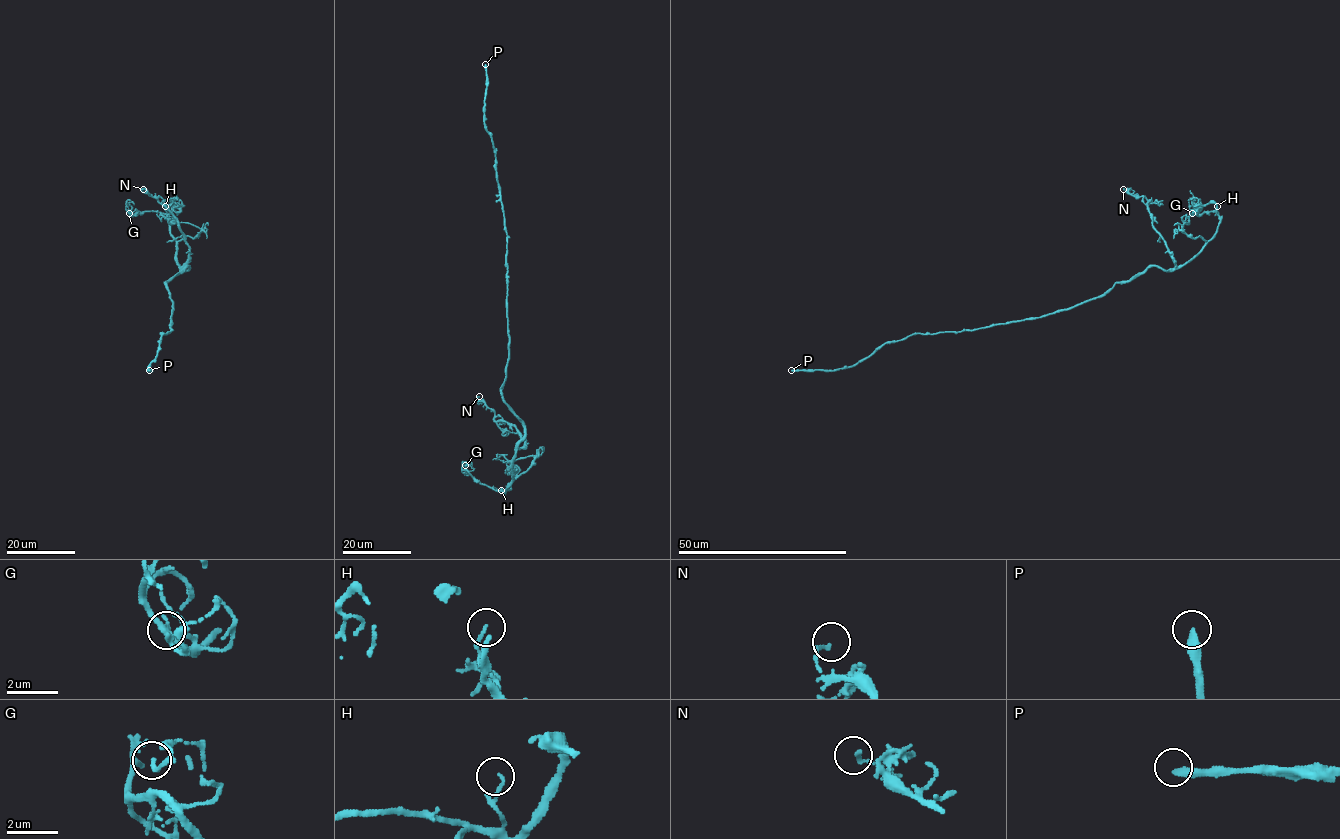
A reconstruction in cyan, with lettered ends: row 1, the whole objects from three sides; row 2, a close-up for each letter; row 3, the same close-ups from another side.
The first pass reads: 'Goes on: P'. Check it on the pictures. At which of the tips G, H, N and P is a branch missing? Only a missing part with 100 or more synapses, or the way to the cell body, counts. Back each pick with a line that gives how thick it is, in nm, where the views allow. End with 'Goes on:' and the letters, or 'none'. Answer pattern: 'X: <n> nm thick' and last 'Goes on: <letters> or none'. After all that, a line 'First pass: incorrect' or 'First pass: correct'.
P: 360 nm thick
Goes on: P
First pass: correct

